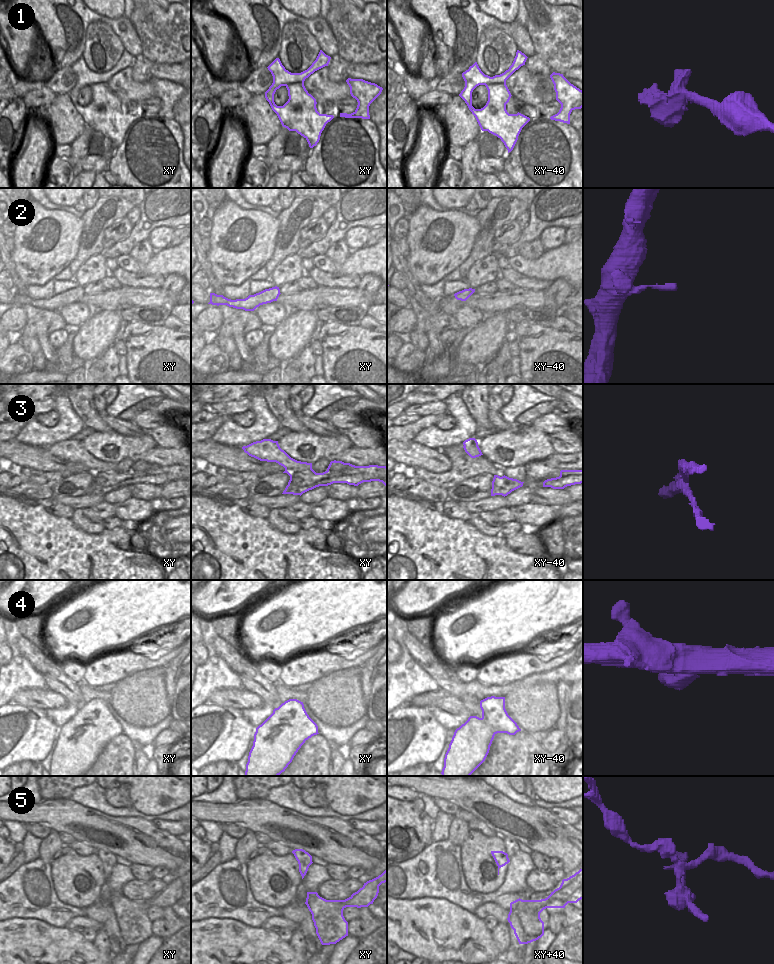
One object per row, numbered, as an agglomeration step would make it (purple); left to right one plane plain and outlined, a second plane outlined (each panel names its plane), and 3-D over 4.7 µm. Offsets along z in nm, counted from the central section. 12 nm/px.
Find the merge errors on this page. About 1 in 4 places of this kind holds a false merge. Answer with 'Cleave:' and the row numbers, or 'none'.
Cleave: 3, 5

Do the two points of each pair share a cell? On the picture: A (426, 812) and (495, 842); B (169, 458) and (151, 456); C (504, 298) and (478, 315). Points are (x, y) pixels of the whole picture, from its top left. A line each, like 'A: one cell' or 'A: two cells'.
A: one cell
B: one cell
C: two cells

